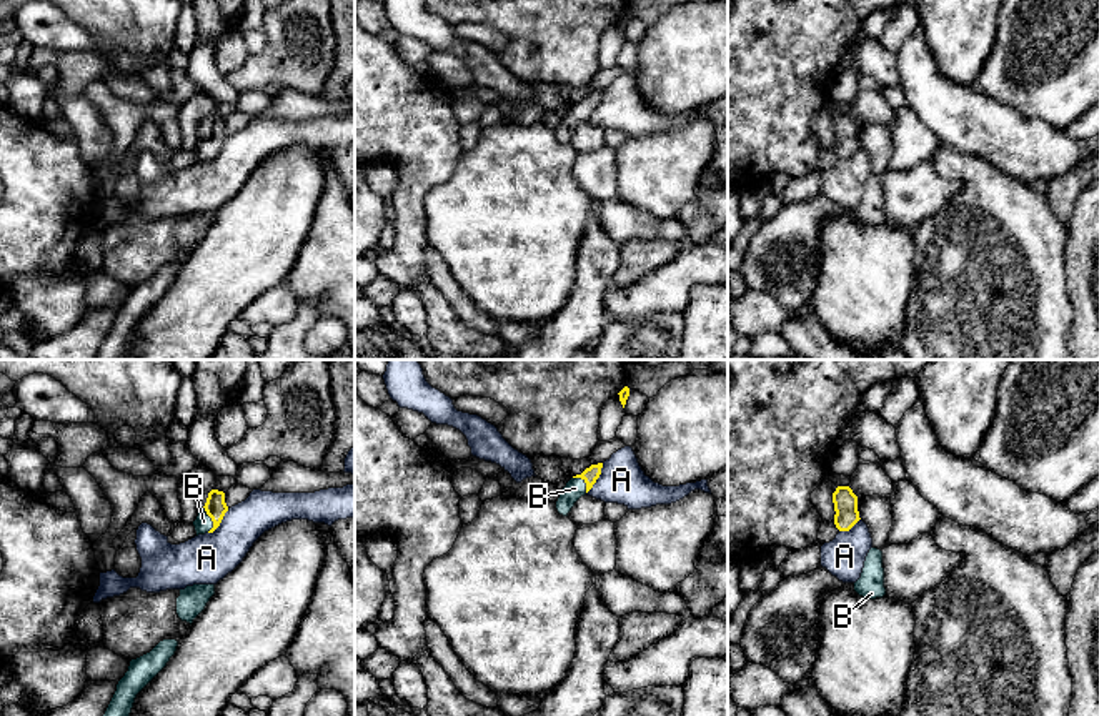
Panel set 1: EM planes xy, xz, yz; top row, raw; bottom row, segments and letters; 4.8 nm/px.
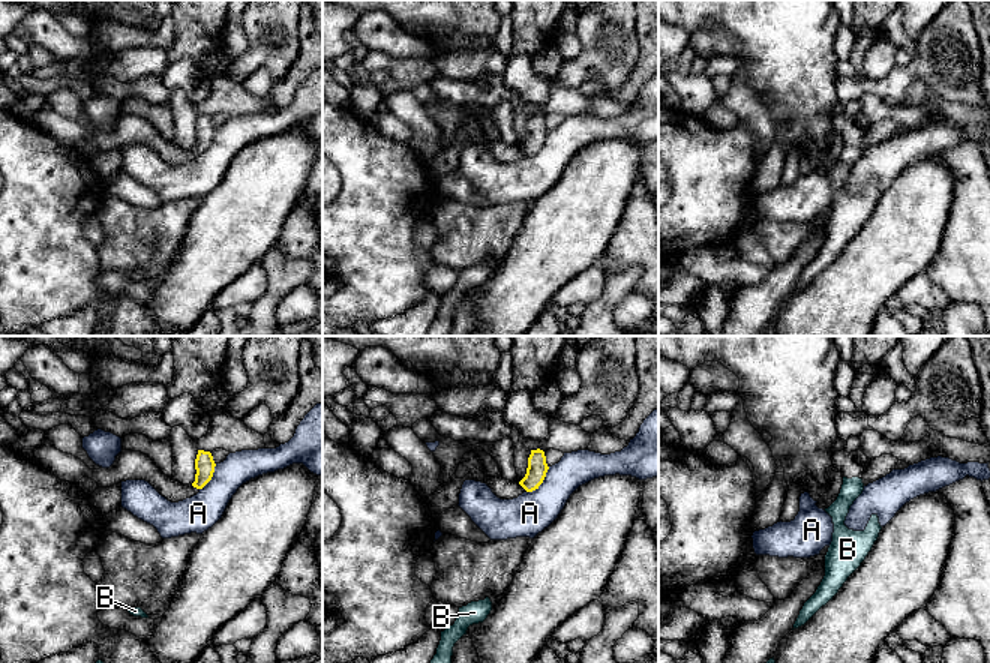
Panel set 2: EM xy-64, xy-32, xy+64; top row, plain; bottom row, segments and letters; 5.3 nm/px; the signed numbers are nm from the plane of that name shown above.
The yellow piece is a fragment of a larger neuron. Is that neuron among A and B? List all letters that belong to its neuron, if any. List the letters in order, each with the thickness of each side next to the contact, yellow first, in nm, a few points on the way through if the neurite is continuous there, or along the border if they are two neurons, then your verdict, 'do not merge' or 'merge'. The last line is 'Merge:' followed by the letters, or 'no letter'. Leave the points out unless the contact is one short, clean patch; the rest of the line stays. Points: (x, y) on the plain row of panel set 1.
A: 80/220 nm | along xz (603, 90), (600, 104), (586, 120) | do not merge
B: 110/90 nm | across xy (215, 134), (212, 147), (203, 150) | merge
Merge: B

